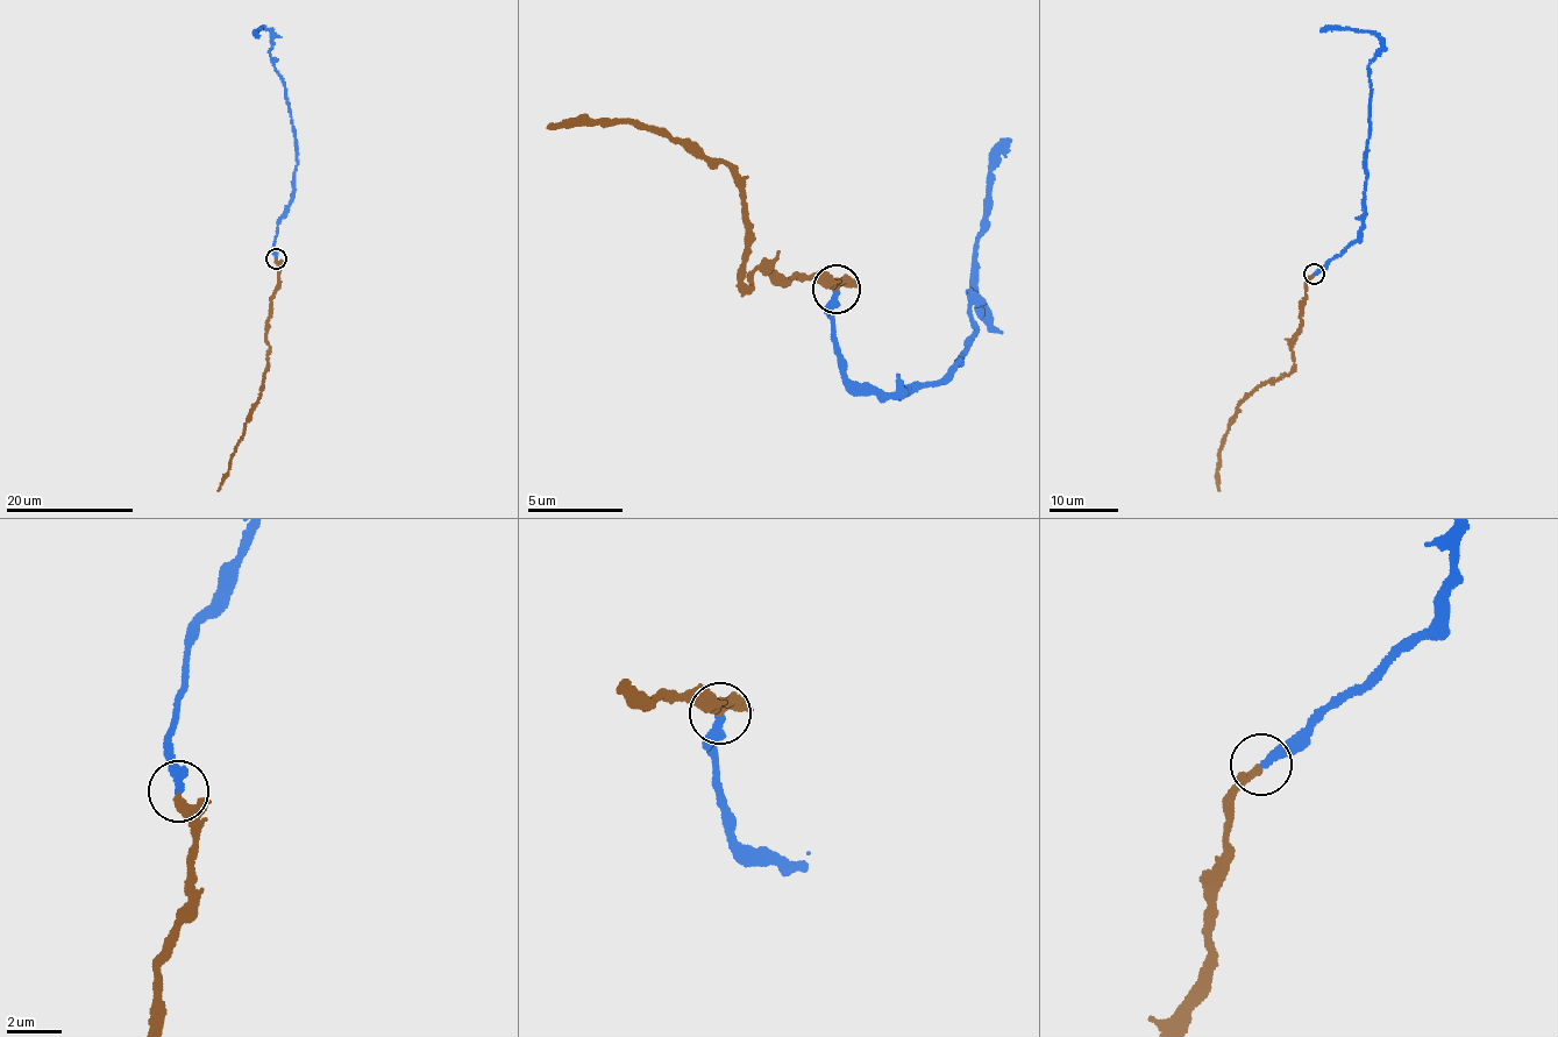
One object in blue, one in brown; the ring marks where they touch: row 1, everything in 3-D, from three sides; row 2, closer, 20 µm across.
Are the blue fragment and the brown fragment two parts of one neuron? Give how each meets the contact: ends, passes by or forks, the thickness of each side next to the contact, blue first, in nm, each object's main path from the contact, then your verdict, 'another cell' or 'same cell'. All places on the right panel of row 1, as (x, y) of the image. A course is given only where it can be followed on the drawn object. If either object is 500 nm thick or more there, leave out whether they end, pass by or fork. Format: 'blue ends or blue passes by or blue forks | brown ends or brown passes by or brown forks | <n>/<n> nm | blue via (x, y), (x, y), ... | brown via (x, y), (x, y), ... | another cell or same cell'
blue ends | brown ends | 300/320 nm | blue via (1314, 275), (1356, 240), (1363, 225), (1371, 98), (1368, 64), (1381, 47), (1378, 35), (1368, 32), (1320, 32) | brown via (1314, 275), (1304, 284), (1301, 331), (1292, 348), (1294, 368), (1263, 383), (1238, 406), (1219, 453), (1218, 490) | same cell

